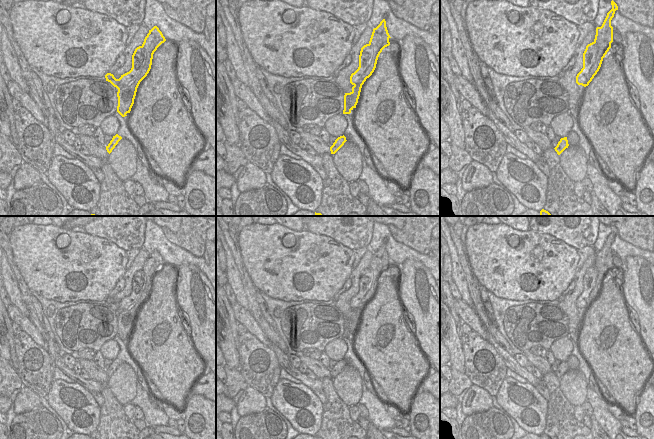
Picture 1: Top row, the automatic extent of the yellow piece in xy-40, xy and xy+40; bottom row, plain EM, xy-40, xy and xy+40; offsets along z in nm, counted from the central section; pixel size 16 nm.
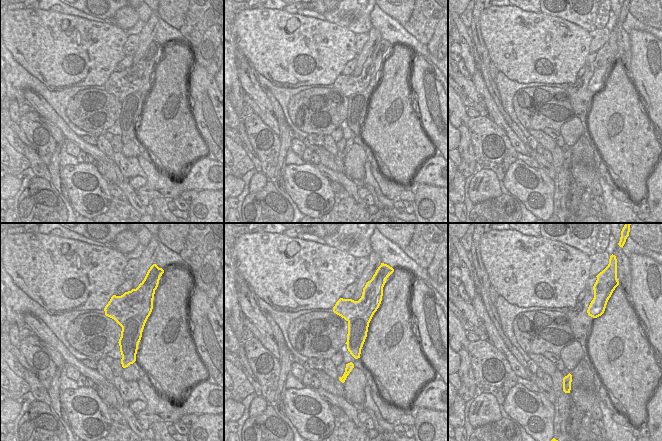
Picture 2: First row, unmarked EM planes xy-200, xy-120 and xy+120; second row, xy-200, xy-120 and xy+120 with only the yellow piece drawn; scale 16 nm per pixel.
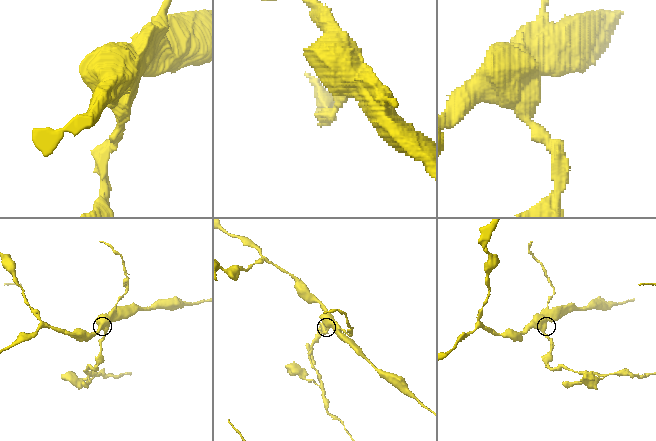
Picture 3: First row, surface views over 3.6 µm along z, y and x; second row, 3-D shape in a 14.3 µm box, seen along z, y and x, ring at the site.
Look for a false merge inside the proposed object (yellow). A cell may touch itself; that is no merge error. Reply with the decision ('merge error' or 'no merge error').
merge error

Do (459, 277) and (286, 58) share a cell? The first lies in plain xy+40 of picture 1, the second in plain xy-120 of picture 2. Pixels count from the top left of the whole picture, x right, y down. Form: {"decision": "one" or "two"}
{"decision": "two"}

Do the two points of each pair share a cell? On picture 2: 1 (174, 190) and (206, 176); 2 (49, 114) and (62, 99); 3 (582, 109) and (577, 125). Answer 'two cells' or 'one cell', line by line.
1: one cell
2: two cells
3: two cells

